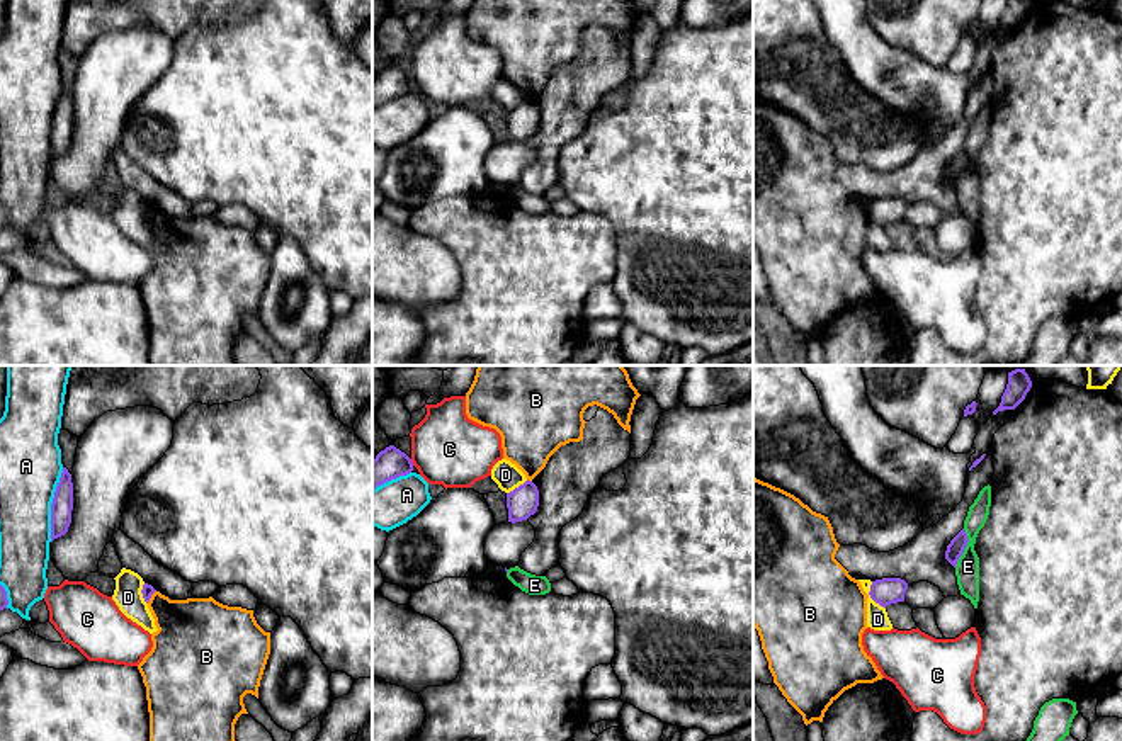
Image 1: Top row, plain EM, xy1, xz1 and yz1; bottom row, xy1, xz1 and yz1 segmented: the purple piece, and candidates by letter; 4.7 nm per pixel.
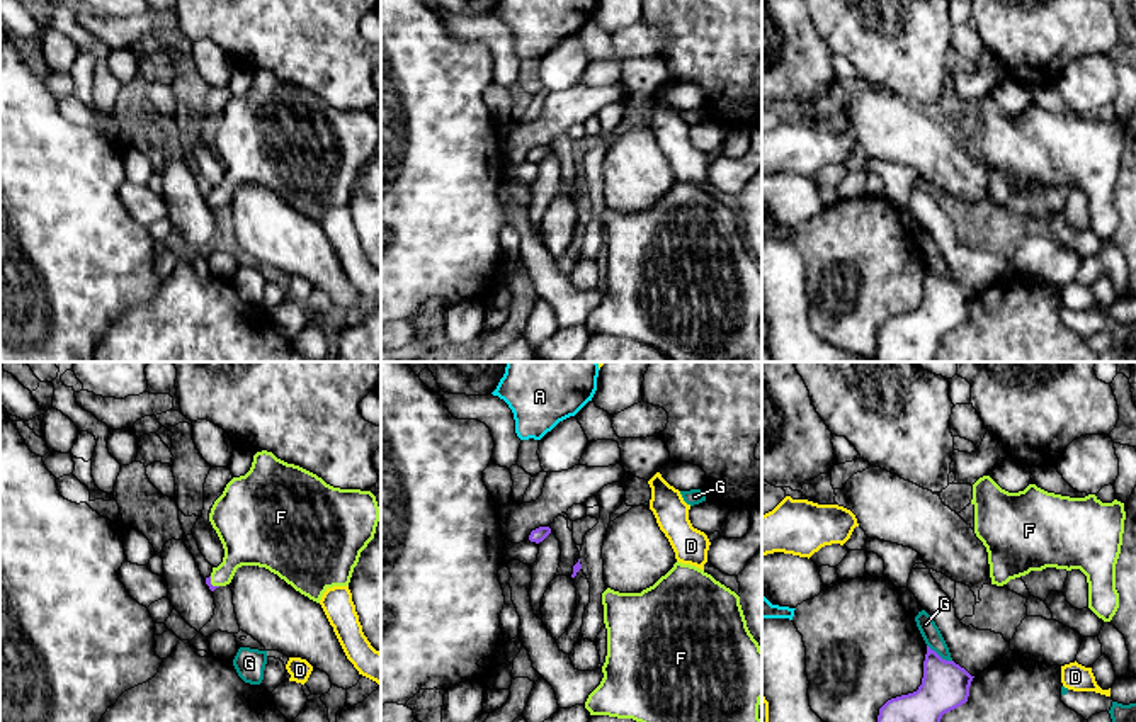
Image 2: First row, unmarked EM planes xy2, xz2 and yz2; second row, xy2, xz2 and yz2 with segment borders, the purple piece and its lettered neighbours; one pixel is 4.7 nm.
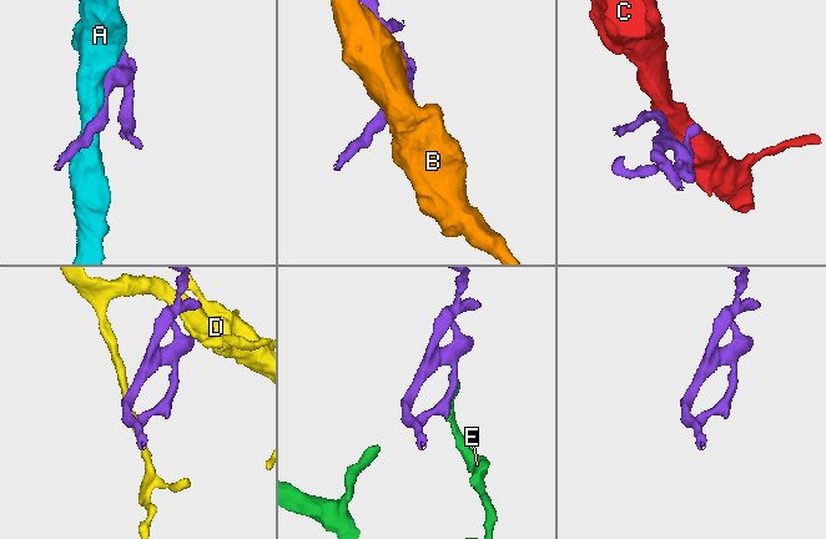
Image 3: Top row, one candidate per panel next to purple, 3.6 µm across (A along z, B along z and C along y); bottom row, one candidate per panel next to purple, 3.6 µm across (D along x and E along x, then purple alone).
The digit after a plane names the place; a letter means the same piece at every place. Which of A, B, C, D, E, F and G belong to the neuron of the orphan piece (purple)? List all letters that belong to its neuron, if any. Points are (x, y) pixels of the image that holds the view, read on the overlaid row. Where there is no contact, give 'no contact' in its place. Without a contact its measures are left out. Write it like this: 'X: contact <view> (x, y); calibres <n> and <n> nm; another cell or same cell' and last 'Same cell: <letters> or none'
A: contact xy1 (51, 505); calibres 100 and 280 nm; another cell
B: contact xy1 (150, 597); calibres 60 and 300 nm; another cell
C: contact xz1 (412, 463); calibres 150 and 340 nm; another cell
D: contact yz1 (871, 597); calibres 130 and 100 nm; another cell
E: contact yz1 (964, 548); calibres 80 and 110 nm; another cell
F: contact xy2 (210, 583); calibres 30 and 200 nm; same cell
G: contact yz2 (937, 654); calibres 220 and 90 nm; another cell
Same cell: F

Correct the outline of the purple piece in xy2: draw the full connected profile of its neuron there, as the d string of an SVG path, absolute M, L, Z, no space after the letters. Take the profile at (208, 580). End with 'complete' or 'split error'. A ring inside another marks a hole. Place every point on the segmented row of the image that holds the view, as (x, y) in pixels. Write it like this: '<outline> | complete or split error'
M257 452L250 471L233 477L211 508L209 522L223 544L224 557L213 567L206 584L214 591L230 584L238 567L258 566L320 603L328 588L349 586L379 520L379 506L371 491L333 488L272 452Z | split error

